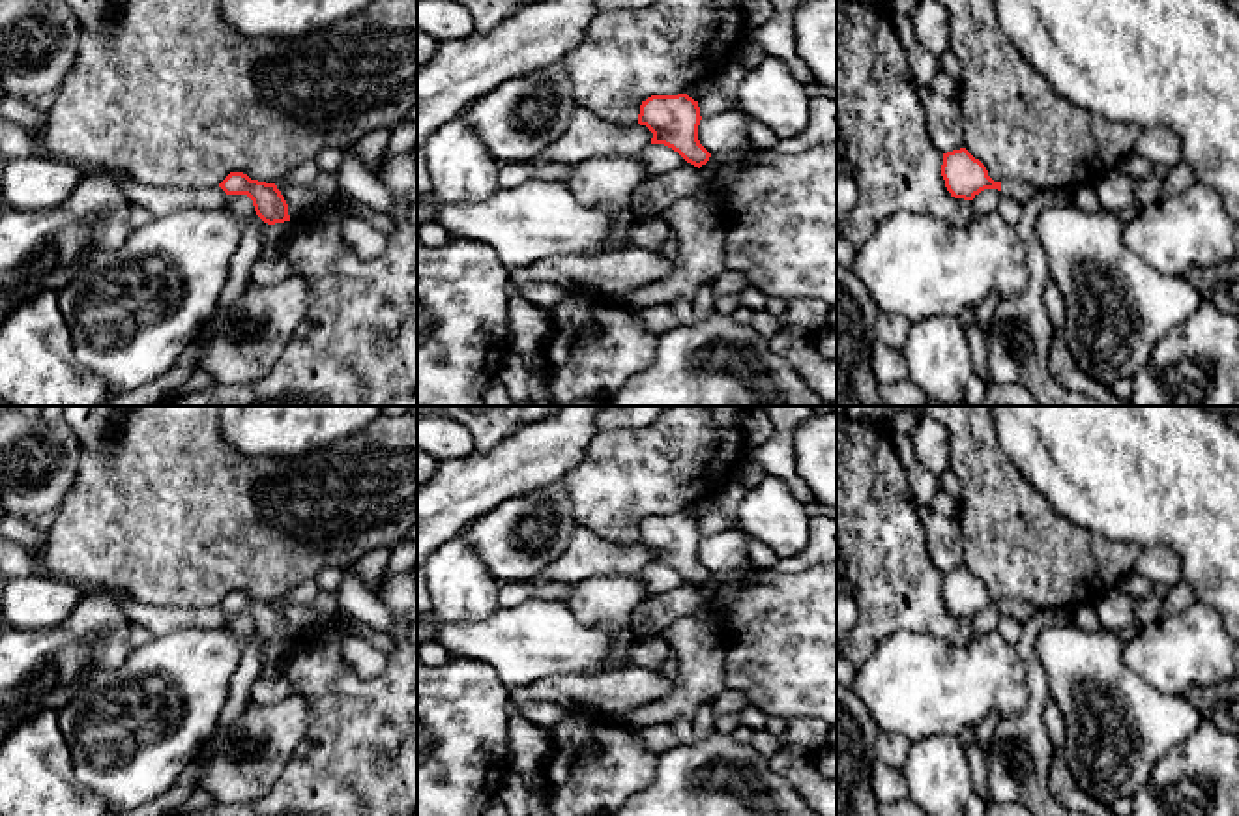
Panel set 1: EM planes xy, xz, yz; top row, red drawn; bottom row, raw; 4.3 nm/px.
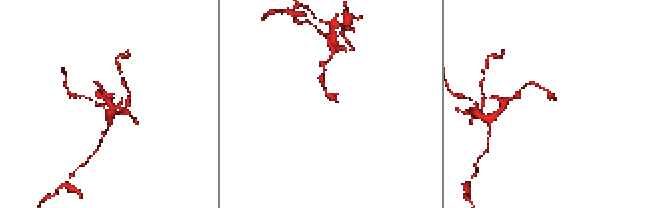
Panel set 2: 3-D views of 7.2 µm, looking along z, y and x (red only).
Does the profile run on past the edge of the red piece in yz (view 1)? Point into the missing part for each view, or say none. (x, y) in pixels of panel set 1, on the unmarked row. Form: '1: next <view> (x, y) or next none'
1: next yz (1020, 611)

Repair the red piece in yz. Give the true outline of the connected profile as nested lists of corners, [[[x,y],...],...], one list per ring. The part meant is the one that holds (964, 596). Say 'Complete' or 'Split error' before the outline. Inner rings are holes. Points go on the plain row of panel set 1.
Split error. [[[966,567],[943,573],[941,595],[951,616],[964,619],[973,619],[984,608],[998,608],[1024,625],[1037,612],[1033,605],[1022,599],[994,601],[986,586]]]

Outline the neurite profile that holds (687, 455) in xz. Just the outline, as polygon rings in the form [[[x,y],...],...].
[[[666,406],[649,427],[599,432],[584,460],[561,477],[576,524],[610,543],[634,545],[648,517],[685,513],[702,500],[713,500],[747,453],[739,432],[743,408]]]

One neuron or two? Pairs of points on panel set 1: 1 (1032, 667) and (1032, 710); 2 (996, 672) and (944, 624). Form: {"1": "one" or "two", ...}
{"1": "one", "2": "two"}

